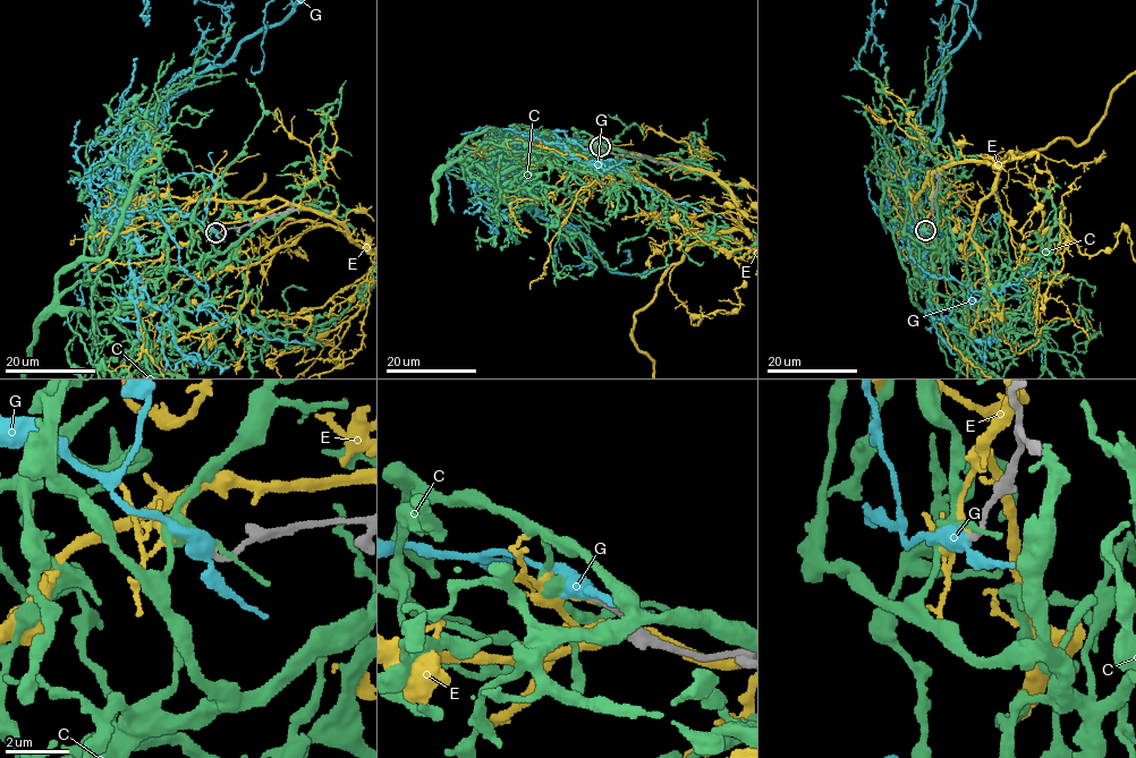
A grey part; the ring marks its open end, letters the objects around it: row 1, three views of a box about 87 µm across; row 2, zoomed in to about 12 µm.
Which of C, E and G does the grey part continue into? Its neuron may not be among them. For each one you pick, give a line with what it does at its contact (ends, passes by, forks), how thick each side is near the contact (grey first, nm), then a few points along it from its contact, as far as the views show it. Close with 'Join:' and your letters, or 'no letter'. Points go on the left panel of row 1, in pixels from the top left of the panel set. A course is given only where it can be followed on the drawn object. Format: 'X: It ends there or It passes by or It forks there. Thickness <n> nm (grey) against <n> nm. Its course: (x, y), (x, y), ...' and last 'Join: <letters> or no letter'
G: It passes by. Thickness 180 nm (grey) against 440 nm
Join: G

